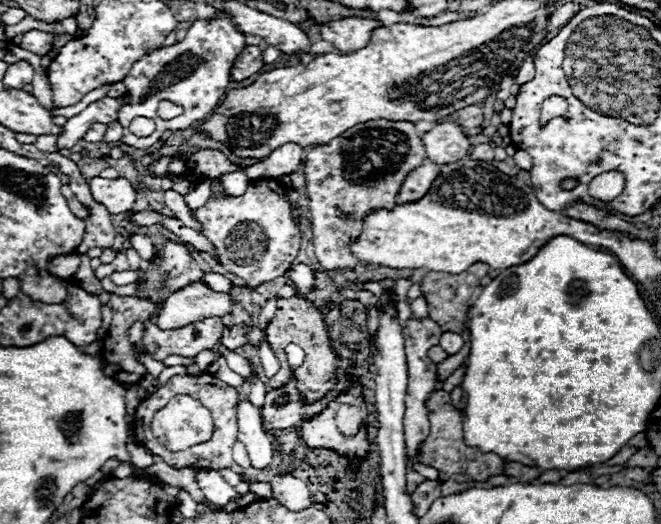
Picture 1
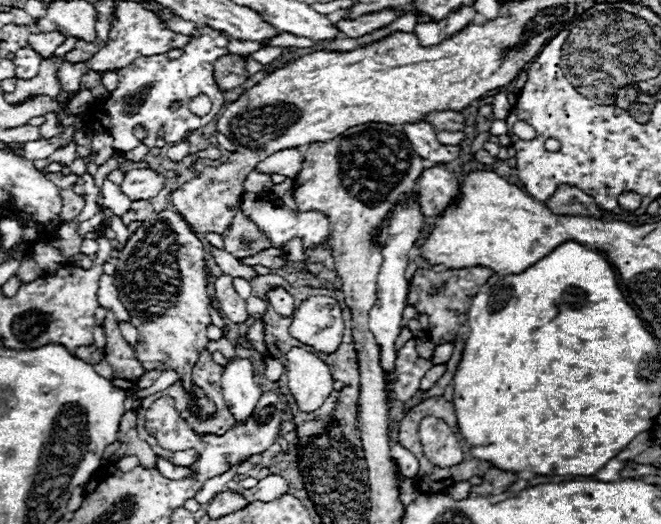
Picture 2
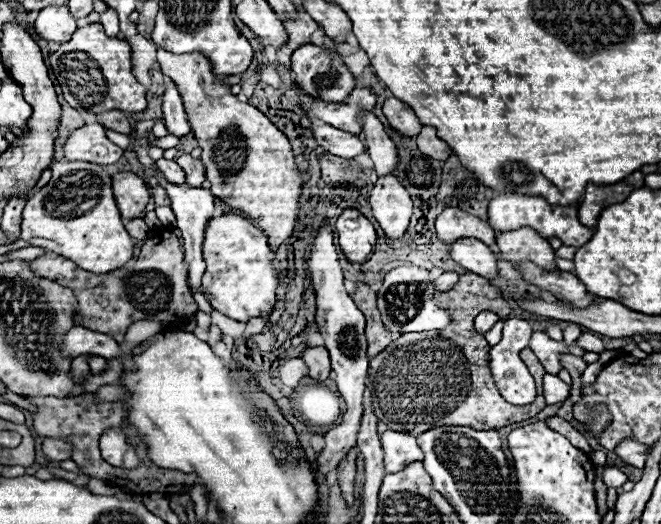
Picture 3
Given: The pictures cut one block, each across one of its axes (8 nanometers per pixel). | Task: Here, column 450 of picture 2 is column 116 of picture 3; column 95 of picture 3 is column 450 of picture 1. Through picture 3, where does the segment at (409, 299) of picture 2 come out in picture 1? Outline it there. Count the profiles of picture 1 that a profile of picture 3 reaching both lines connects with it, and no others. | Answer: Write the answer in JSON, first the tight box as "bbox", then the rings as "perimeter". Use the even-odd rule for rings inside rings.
{"bbox":[422,262,490,332],"perimeter":[[[484,262],[472,264],[468,270],[460,274],[446,274],[446,272],[428,272],[422,280],[422,294],[428,302],[428,314],[432,320],[436,320],[442,326],[442,332],[462,332],[464,320],[466,320],[466,308],[468,302],[480,284],[480,278],[488,274],[490,266]]]}

